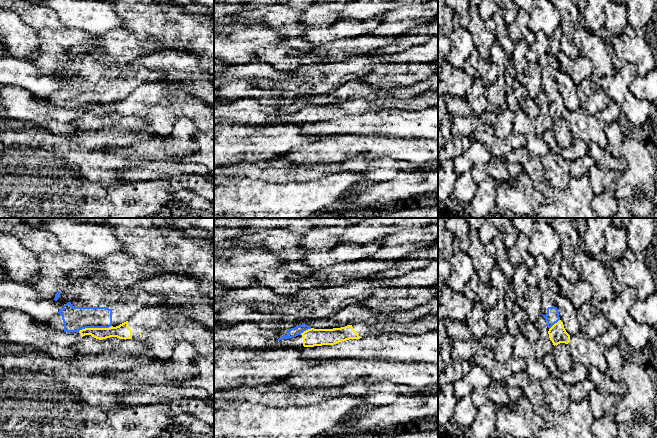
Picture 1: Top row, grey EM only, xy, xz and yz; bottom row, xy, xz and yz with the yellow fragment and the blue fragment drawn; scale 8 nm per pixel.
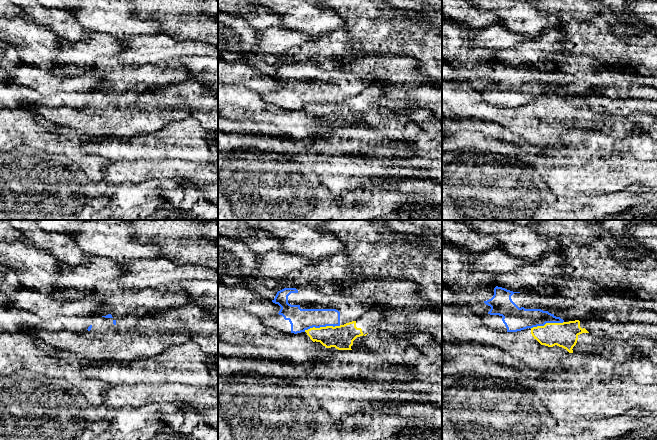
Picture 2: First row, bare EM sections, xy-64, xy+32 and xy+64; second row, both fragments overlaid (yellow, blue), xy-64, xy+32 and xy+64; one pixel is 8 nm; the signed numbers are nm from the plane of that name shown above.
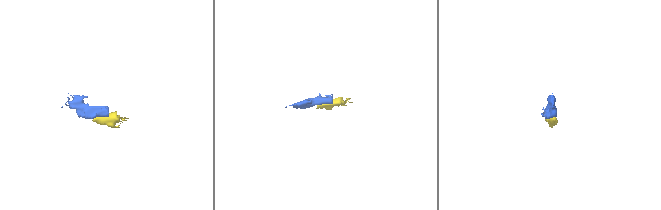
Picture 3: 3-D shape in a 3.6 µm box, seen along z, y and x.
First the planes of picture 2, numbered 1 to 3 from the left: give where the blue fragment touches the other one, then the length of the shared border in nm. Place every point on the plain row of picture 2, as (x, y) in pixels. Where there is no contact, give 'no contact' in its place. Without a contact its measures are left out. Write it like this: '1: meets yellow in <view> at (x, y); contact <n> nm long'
1: no contact
2: meets yellow in xy+32 at (322, 103); contact 300 nm long
3: meets yellow in xy+64 at (546, 99); contact 280 nm long

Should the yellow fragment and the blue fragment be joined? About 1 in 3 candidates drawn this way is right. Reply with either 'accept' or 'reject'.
reject

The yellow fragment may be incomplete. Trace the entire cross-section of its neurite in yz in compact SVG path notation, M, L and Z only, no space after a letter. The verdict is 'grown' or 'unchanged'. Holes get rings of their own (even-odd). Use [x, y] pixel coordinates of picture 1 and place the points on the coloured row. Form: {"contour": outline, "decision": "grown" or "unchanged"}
{"contour": "M559 320L548 331L549 338L554 345L552 355L555 359L559 371L566 372L574 364L567 344L570 341L570 335L566 332L563 322Z", "decision": "grown"}

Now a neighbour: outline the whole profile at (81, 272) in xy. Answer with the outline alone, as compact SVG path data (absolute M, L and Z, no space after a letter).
M78 267L74 269L70 274L73 276L75 275L76 278L91 278L93 277L92 270L85 268L85 267Z

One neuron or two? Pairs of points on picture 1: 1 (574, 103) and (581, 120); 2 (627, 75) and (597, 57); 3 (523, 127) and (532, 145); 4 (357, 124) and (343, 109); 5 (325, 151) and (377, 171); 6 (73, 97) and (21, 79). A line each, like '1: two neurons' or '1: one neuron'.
1: two neurons
2: two neurons
3: one neuron
4: two neurons
5: two neurons
6: two neurons

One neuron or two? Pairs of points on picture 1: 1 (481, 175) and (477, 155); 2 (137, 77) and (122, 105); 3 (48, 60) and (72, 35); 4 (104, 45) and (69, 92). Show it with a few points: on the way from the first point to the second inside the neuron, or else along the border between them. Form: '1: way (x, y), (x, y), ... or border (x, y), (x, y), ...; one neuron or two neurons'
1: border (492, 157), (486, 163), (474, 164); two neurons
2: border (160, 80), (141, 83), (137, 87); two neurons
3: way (54, 53), (54, 50), (65, 39); one neuron
4: border (93, 52), (118, 65); two neurons

